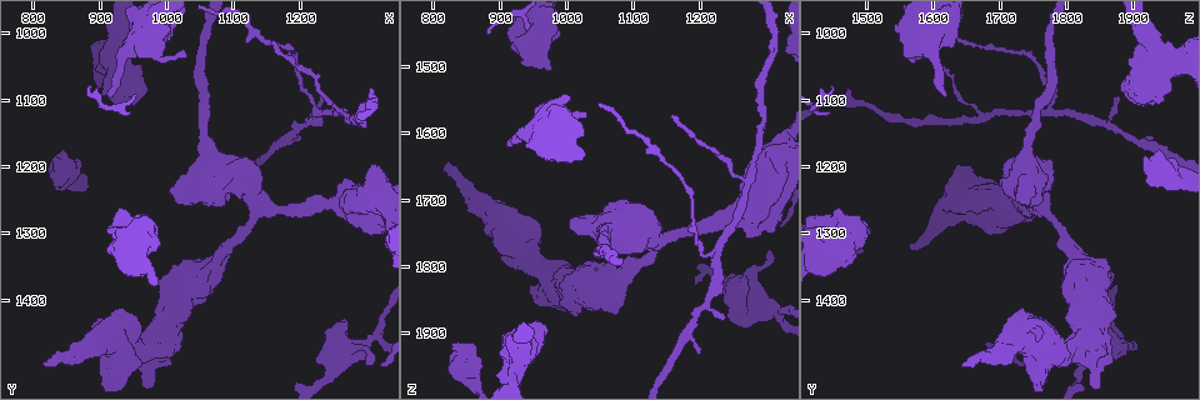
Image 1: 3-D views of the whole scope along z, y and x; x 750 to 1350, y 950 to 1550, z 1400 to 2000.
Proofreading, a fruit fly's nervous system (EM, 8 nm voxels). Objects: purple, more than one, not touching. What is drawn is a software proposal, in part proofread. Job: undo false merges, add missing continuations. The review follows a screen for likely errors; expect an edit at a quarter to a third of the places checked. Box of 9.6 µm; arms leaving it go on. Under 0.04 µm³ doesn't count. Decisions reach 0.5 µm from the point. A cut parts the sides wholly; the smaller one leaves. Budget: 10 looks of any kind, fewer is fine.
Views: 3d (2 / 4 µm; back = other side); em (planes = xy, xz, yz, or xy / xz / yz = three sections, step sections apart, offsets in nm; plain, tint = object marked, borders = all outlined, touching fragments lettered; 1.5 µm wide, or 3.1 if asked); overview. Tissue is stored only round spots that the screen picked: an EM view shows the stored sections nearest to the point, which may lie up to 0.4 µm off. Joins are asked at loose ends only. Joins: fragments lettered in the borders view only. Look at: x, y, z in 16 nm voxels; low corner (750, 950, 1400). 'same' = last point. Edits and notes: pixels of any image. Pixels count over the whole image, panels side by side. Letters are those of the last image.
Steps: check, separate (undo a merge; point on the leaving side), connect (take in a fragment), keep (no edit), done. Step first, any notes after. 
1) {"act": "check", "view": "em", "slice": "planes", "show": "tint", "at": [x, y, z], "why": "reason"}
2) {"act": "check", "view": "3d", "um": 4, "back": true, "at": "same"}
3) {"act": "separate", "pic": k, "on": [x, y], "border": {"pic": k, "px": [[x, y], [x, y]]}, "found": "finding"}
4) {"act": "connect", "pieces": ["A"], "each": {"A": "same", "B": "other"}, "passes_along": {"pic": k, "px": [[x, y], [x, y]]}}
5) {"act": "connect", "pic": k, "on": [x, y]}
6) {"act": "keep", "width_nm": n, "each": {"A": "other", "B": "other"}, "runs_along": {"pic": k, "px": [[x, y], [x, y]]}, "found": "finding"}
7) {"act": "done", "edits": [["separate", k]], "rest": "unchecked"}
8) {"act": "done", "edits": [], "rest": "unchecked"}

{"act": "check", "view": "em", "um": 3.1, "slice": "xz", "step": 16, "show": "plain", "at": [925, 1035, 1930], "why": "sharp bend"}

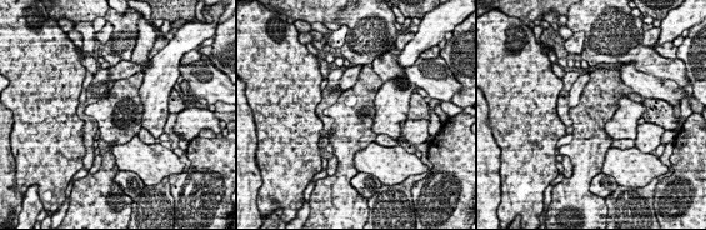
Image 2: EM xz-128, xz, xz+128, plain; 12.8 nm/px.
{"act": "check", "view": "em", "um": 3.1, "slice": "xz", "step": 16, "show": "borders", "at": "same", "why": "what lies round it"}

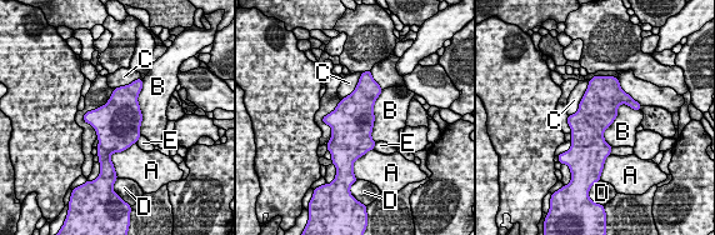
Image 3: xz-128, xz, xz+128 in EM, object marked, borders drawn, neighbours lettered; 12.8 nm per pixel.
{"act": "keep", "each": {"A": "other", "B": "other", "C": "other", "D": "other", "E": "other"}, "found": "continuous, no second neuron"}

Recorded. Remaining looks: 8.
{"act": "check", "view": "3d", "um": 4, "at": [910, 1095, 1620], "why": "free end"}

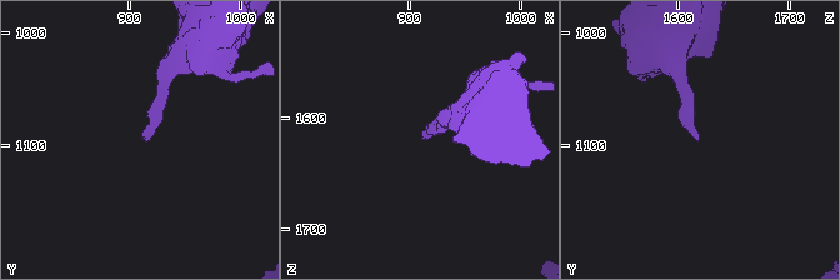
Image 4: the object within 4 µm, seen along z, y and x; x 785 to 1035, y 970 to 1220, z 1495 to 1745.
{"act": "check", "view": "em", "slice": "xz", "step": 4, "show": "borders", "at": [912, 1096, 1620], "why": "now the EM"}

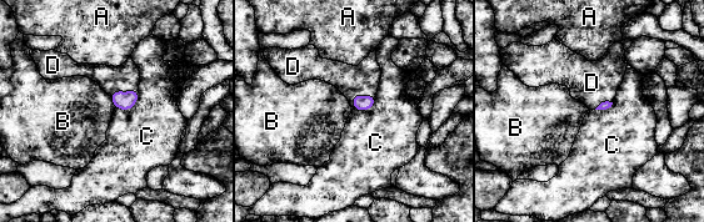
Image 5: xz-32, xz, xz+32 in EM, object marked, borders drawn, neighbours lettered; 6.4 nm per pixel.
{"act": "check", "view": "em", "slice": "planes", "show": "borders", "at": "same"}

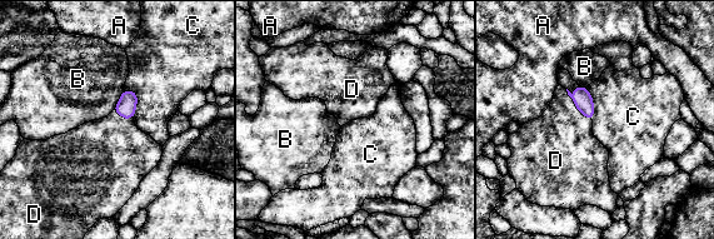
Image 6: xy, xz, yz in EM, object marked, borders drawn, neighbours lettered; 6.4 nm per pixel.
{"act": "connect", "pieces": ["D"], "each": {"A": "other", "B": "other", "C": "other", "D": "same"}, "passes_along": {"pic": 6, "px": [[583, 100], [575, 105], [562, 142]]}, "found": "the neuron continues"}

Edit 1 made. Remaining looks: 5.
{"act": "check", "view": "overview", "why": "see it whole again"}

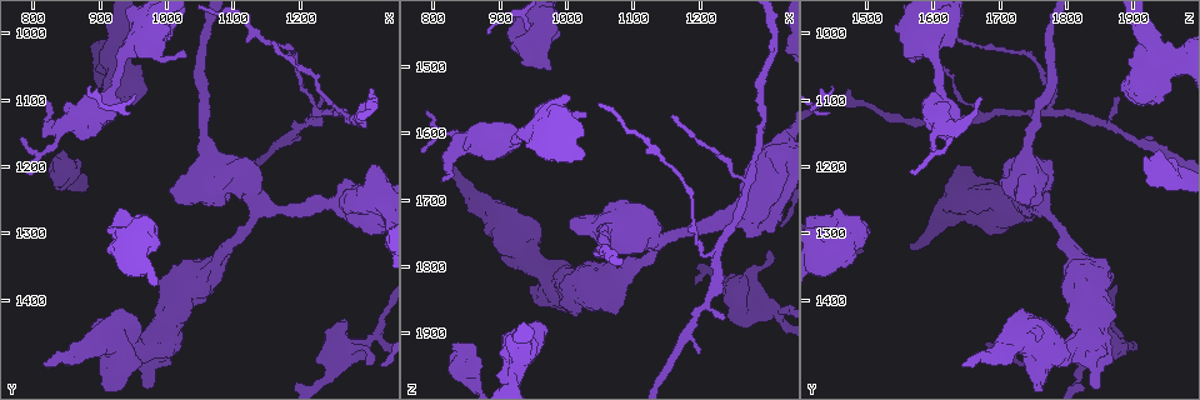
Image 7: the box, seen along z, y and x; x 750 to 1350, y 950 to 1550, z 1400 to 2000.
{"act": "check", "view": "3d", "um": 4, "at": [815, 1495, 1645], "why": "branch stops here"}

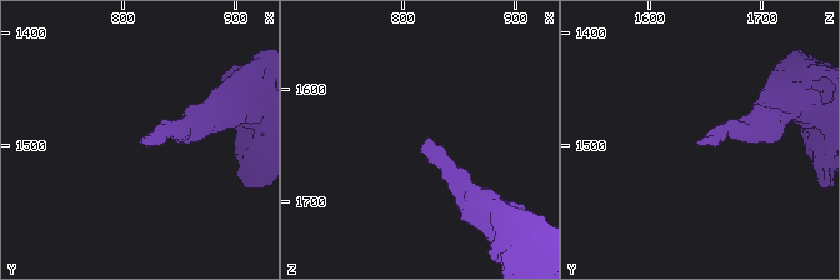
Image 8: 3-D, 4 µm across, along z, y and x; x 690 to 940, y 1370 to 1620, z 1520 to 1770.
{"act": "check", "view": "em", "slice": "yz", "step": 4, "show": "tint", "at": [816, 1496, 1646]}

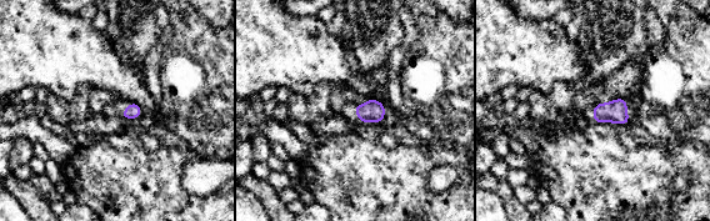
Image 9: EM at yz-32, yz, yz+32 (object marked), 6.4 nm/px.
{"act": "check", "view": "em", "slice": "planes", "show": "borders", "at": "same"}

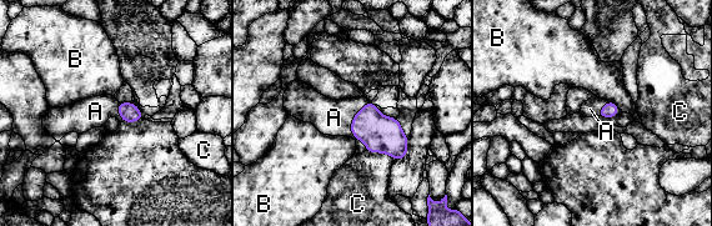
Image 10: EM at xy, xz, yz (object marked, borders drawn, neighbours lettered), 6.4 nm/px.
{"act": "connect", "pieces": ["A"], "each": {"A": "same", "B": "other", "C": "other"}, "passes_along": {"pic": 10, "px": [[381, 134], [352, 120], [334, 117]]}, "found": "it goes on there"}

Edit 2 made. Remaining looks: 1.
{"act": "check", "view": "em", "slice": "planes", "show": "borders", "at": [815, 1095, 1670], "why": "an open end"}

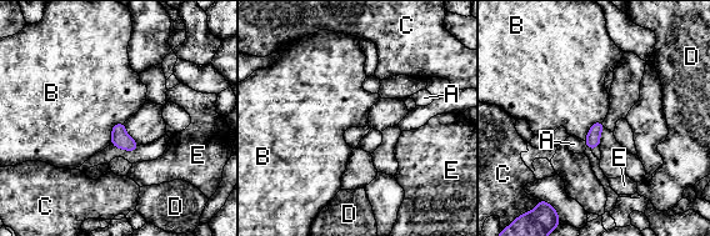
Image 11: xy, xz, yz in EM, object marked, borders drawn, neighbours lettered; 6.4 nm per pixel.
{"act": "keep", "each": {"A": "other", "B": "other", "C": "other", "D": "other", "E": "other"}, "found": "none of them fits"}

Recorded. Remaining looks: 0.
{"act": "done", "edits": [["connect", 6], ["connect", 10]], "rest": "unchecked"}

